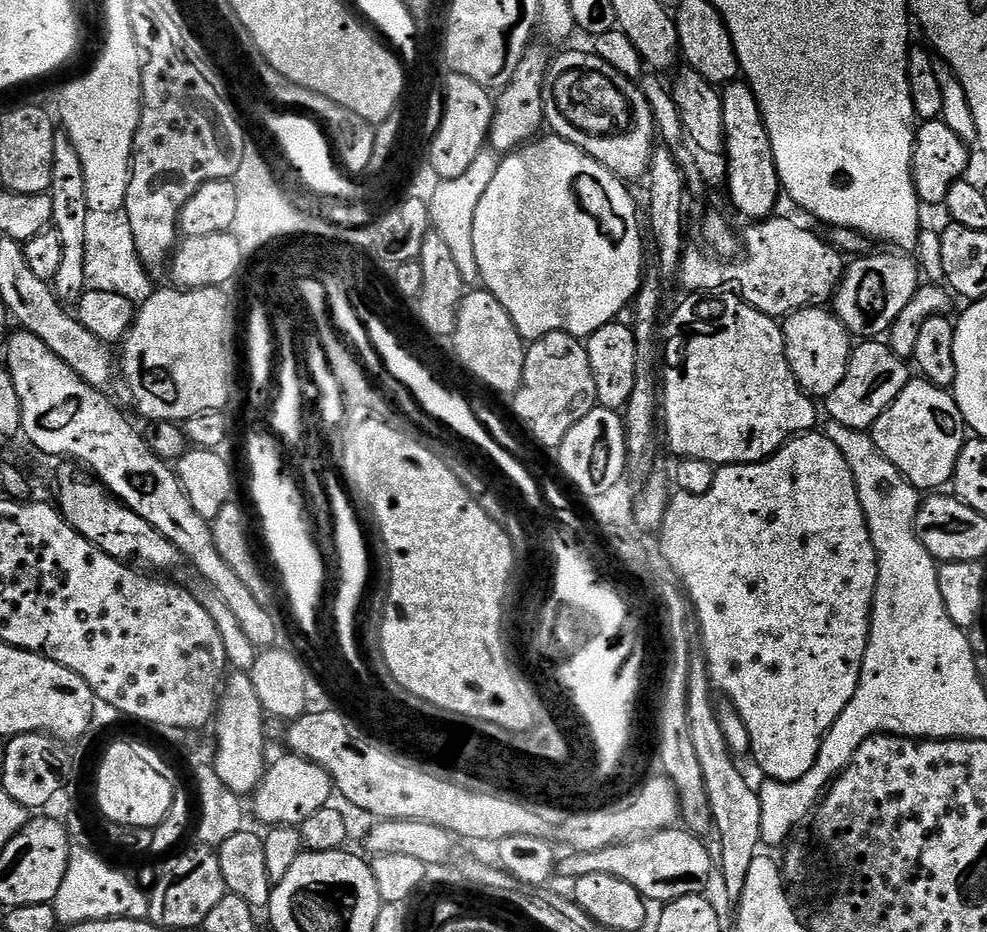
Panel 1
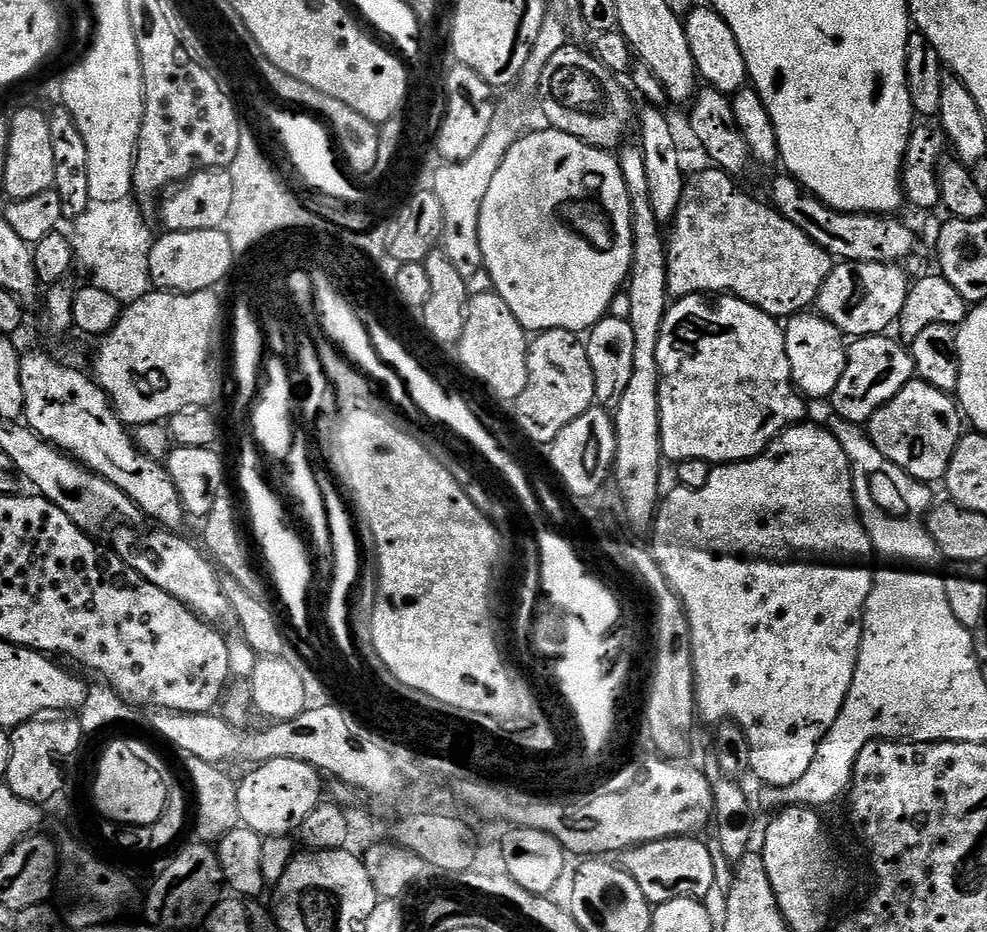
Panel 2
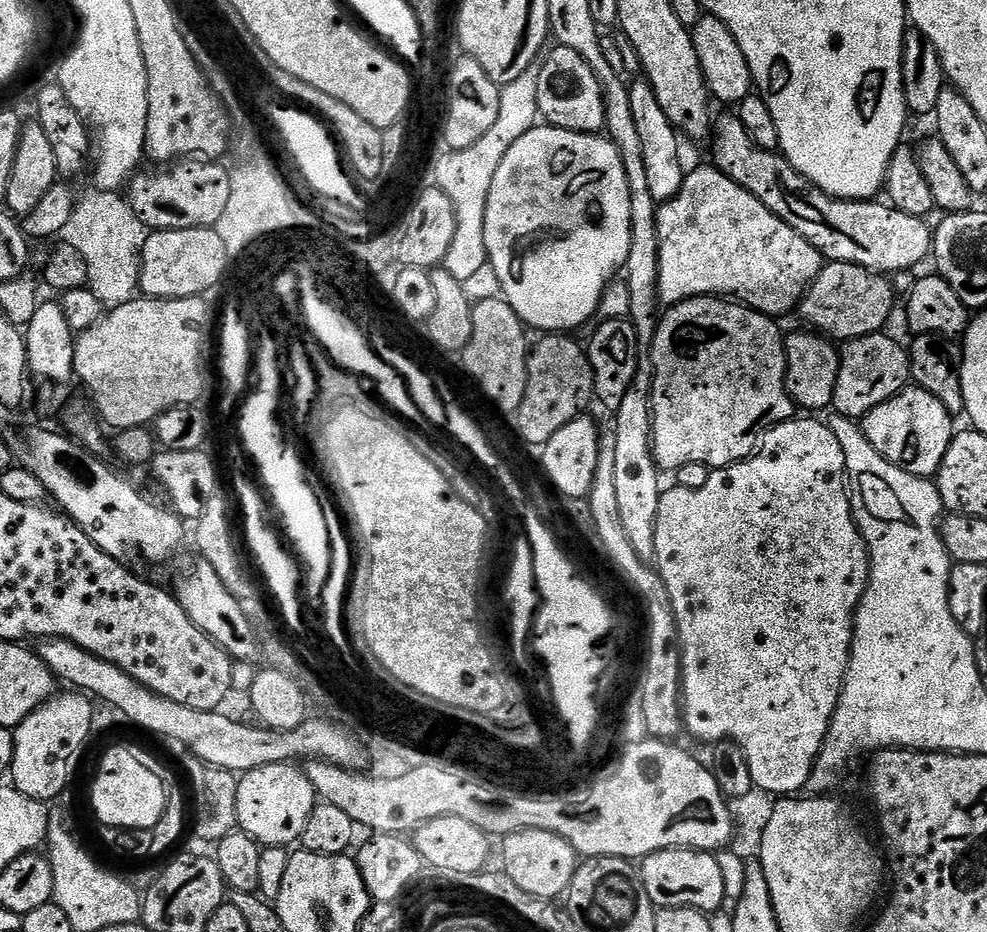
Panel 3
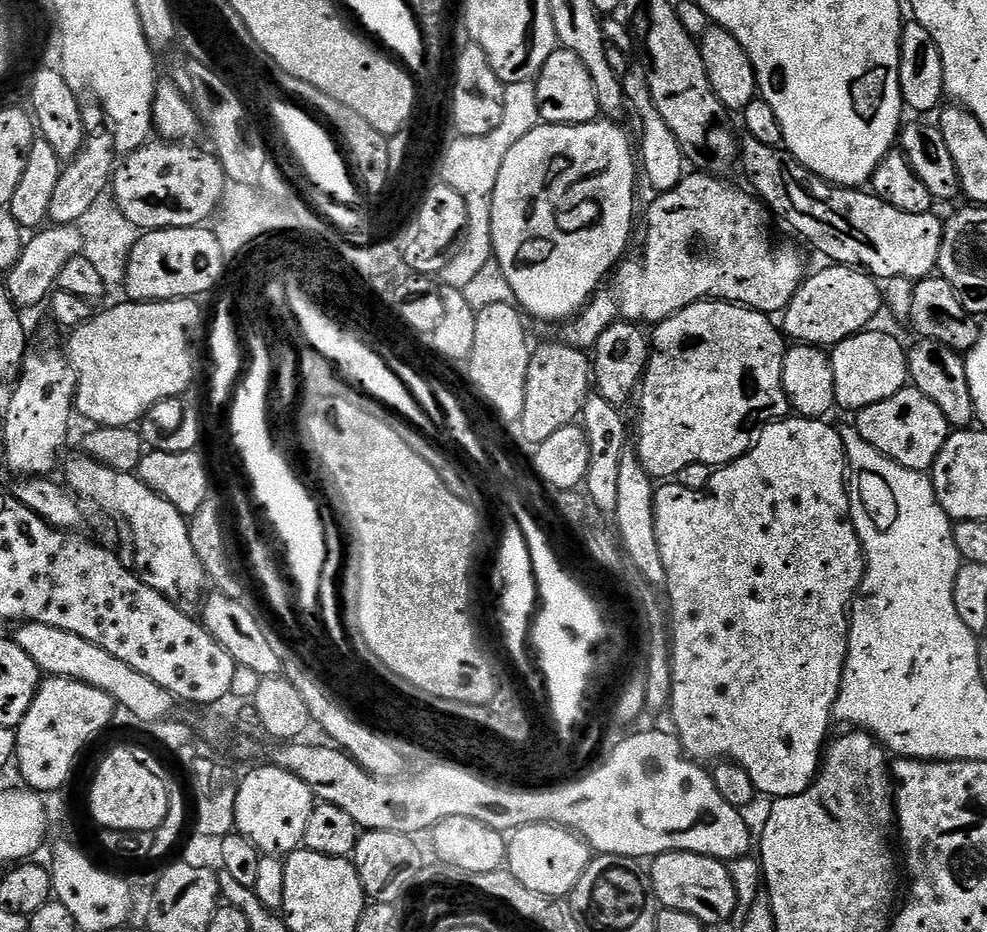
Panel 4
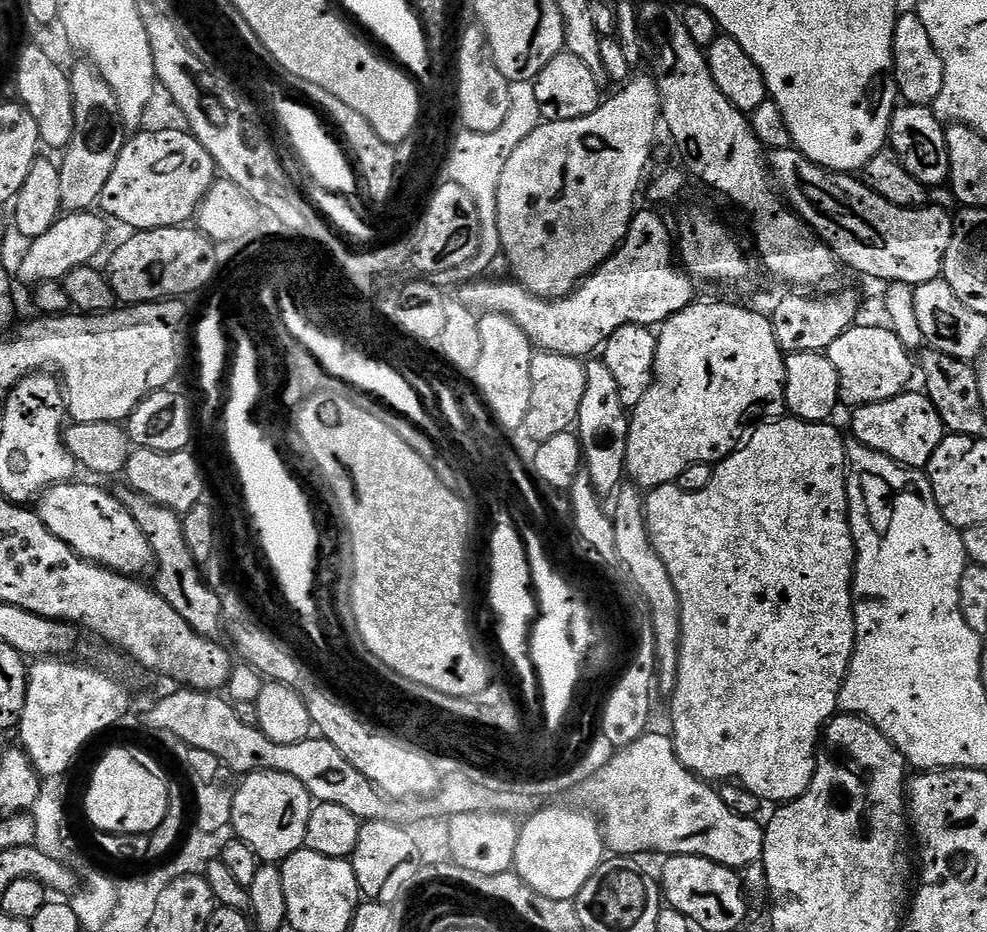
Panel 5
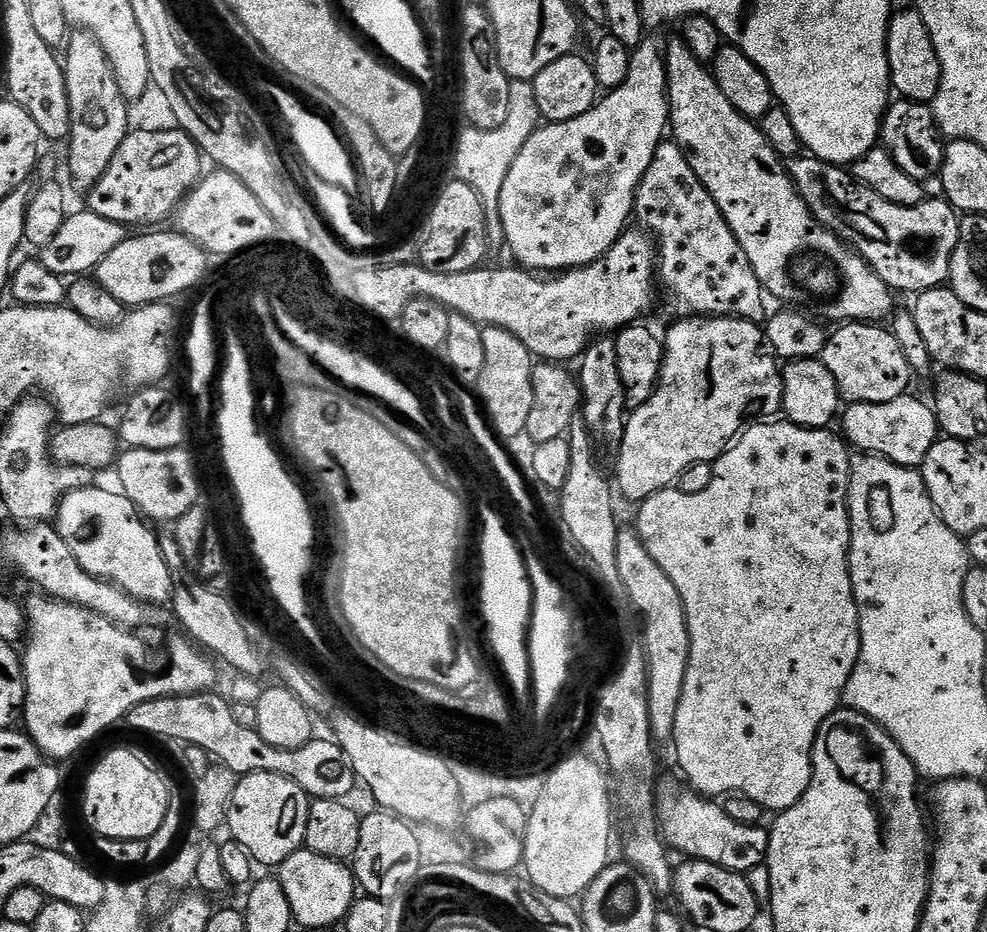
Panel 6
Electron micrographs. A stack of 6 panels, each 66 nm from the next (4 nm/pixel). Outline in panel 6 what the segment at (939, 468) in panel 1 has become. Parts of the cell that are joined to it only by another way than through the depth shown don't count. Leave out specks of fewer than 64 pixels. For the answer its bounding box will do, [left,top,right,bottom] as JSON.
[843,394,938,469]

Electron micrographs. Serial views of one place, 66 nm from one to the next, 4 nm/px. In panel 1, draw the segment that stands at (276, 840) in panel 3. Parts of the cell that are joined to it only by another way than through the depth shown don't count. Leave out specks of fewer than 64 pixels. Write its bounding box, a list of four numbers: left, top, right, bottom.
[250,754,334,826]

